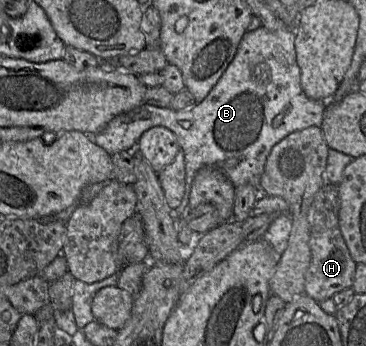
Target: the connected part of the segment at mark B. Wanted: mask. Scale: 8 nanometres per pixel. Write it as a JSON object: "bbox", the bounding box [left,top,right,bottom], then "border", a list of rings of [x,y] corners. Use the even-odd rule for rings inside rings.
{"bbox":[91,26,327,219],"border":[[[261,26],[256,30],[247,31],[239,43],[239,46],[237,48],[233,60],[230,62],[227,69],[221,76],[221,78],[218,80],[218,82],[211,89],[211,91],[203,101],[201,101],[200,103],[196,103],[193,107],[189,109],[180,110],[180,111],[173,110],[170,107],[168,108],[155,107],[143,103],[142,105],[140,105],[139,107],[131,111],[116,116],[107,124],[107,126],[101,132],[91,137],[99,147],[103,148],[106,152],[108,152],[112,156],[121,151],[133,151],[137,147],[138,141],[141,138],[142,134],[152,127],[161,126],[171,130],[176,135],[178,143],[180,145],[180,149],[184,154],[185,170],[186,170],[185,193],[180,206],[174,211],[174,215],[177,219],[183,218],[184,210],[189,207],[193,180],[197,172],[203,167],[214,167],[219,169],[231,181],[234,187],[251,184],[253,186],[260,188],[260,180],[265,169],[267,157],[270,154],[272,148],[289,134],[312,126],[321,127],[323,122],[323,115],[324,115],[324,110],[327,102],[310,99],[303,92],[303,89],[301,87],[301,70],[297,63],[297,58],[296,58],[295,37],[296,37],[295,31],[287,27],[283,27],[276,31],[270,31],[265,27]],[[279,114],[284,115],[283,121],[278,127],[274,127],[272,125],[273,119],[275,118],[275,116]]]}

